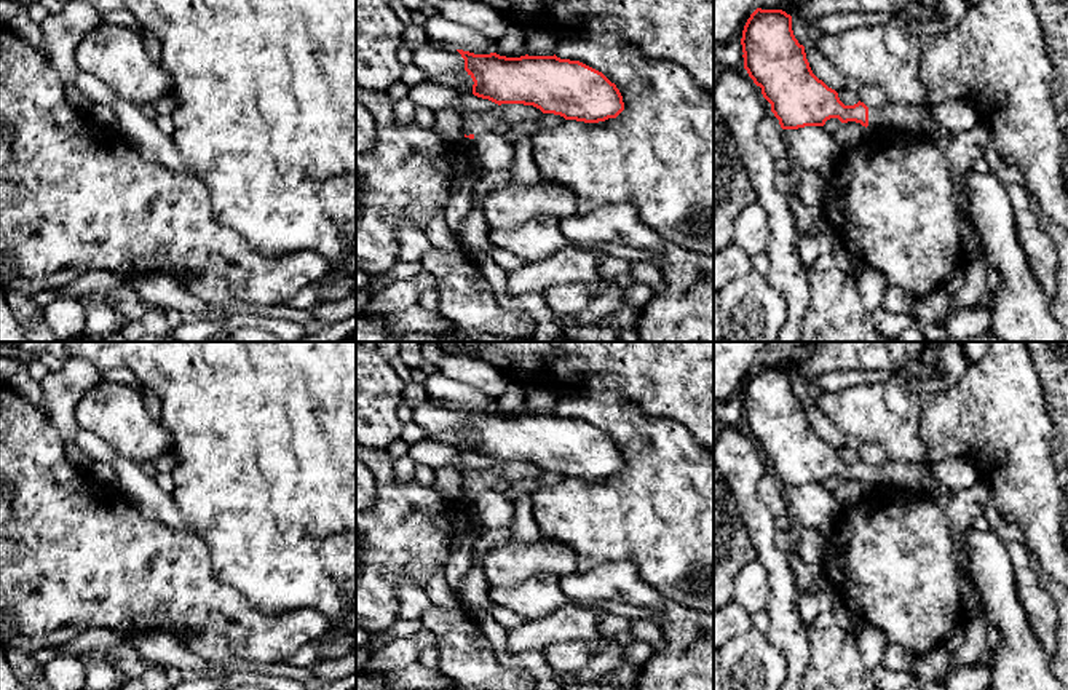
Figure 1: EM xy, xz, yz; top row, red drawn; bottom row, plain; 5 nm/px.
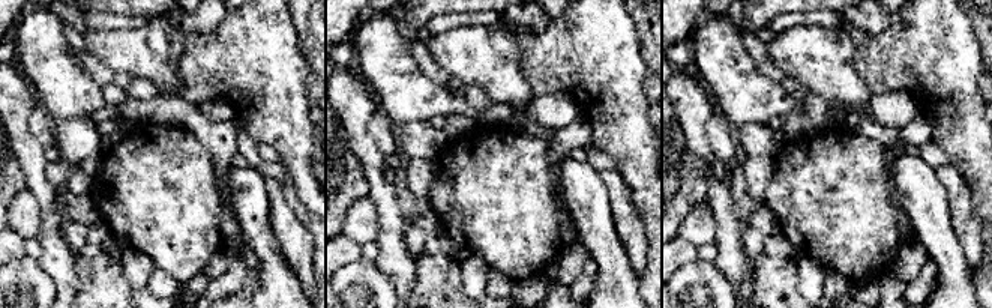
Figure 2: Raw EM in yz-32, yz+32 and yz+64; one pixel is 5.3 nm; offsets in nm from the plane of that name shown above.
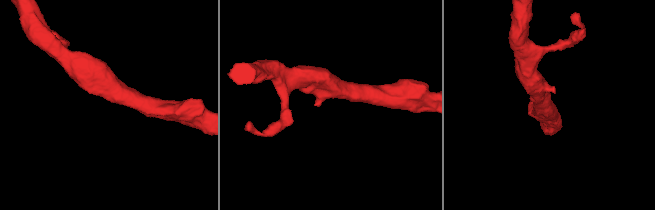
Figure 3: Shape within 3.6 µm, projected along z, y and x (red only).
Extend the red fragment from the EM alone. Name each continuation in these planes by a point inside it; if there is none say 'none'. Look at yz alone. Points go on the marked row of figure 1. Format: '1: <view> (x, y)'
1: yz (963, 150)

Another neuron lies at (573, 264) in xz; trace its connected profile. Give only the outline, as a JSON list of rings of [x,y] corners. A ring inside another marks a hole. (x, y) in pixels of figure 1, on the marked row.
[[[570,243],[552,257],[509,272],[508,294],[519,297],[528,292],[543,294],[557,284],[597,283],[600,254],[600,251],[583,249],[576,243]]]

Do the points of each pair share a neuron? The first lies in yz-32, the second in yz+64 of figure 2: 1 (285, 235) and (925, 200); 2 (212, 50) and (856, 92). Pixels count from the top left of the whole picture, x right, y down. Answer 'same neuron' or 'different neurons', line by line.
1: different neurons
2: different neurons

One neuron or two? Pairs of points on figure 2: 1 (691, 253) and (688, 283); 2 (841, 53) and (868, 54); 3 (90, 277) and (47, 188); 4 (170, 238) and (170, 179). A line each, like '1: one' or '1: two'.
1: two
2: two
3: two
4: one

